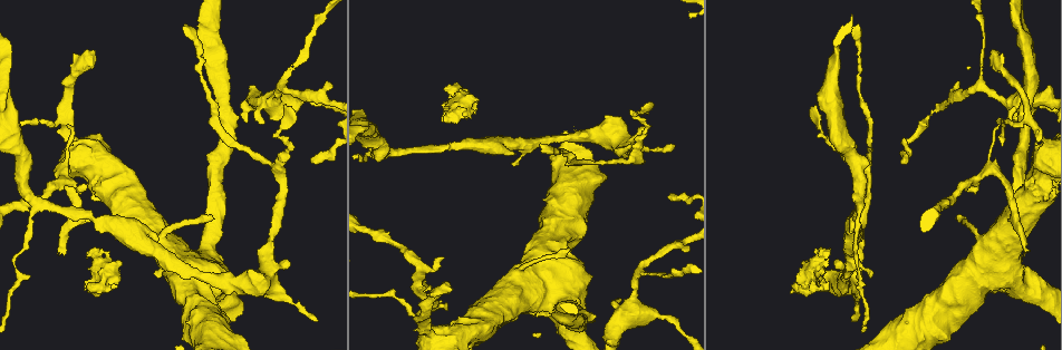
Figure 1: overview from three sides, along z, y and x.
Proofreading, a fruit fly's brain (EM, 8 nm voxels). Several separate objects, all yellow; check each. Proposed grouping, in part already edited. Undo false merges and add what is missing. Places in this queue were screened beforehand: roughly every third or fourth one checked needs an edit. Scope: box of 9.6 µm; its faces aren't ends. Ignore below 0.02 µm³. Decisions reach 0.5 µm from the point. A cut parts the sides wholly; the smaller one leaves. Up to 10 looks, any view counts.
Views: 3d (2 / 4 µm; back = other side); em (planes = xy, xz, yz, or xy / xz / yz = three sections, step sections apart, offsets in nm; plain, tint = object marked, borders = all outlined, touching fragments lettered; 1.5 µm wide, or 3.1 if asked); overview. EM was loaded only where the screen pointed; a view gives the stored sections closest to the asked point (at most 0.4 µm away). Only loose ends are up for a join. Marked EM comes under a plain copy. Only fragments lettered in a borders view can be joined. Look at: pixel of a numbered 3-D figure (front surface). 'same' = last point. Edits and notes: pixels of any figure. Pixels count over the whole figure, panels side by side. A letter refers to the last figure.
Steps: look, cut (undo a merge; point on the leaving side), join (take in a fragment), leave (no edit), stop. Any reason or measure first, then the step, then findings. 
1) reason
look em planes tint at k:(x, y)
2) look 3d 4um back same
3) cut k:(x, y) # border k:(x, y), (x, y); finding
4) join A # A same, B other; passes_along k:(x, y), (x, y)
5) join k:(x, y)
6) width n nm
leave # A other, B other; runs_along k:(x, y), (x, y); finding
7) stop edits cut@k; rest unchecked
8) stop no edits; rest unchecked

branch stops here
look em planes tint at 1:(996, 50)

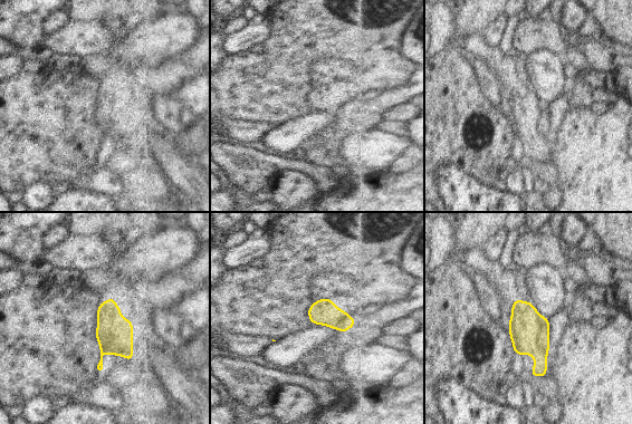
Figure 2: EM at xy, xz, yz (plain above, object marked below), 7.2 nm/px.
look em planes borders same

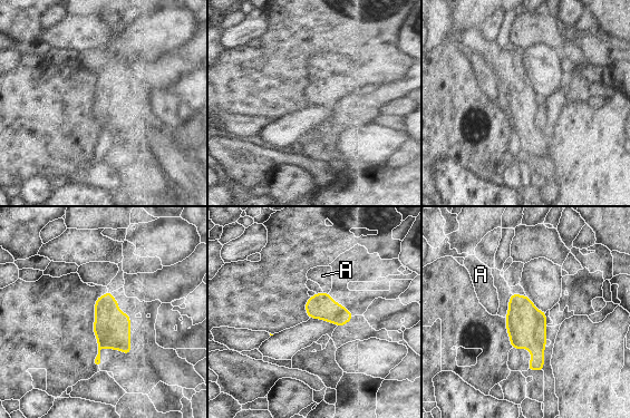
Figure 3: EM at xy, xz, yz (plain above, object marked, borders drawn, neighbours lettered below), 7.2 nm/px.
leave # A other; border 3:(322, 290), (328, 293); no lettered fragment goes on from it

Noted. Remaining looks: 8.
an open end
look 3d 2um at 1:(58, 255)

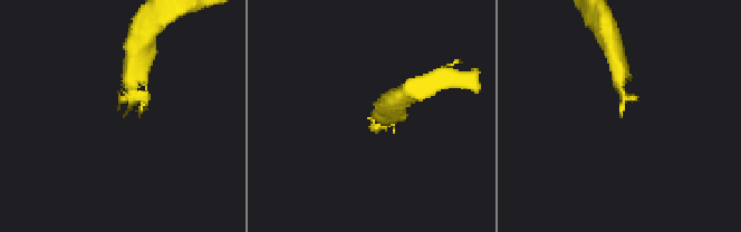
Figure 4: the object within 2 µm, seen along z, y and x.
look em planes borders at 4:(126, 115)

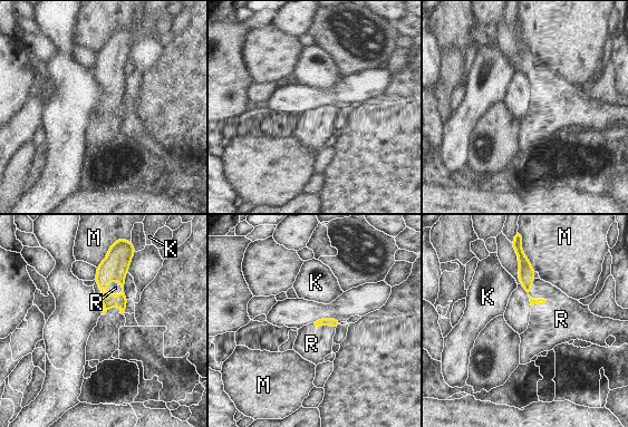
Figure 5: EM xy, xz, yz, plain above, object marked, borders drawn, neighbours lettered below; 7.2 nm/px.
longest_contact M 220 nm
join R # K other, M other, R same; passes_along 5:(115, 267), (119, 283), (115, 288); the cell continues

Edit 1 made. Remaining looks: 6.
look overview

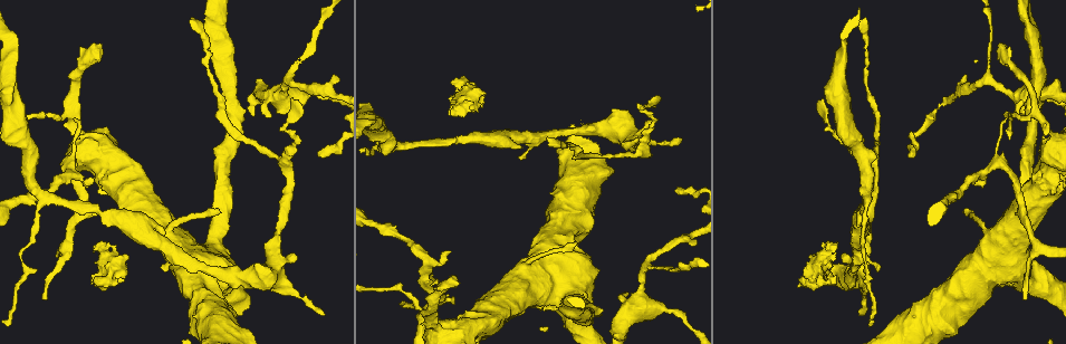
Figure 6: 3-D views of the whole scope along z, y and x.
look em xz step 8 borders at 6:(876, 269)

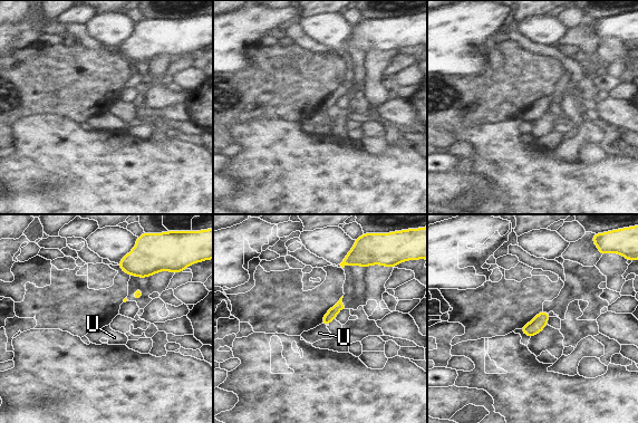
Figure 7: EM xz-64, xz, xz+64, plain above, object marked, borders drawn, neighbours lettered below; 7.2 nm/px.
cut it another way
look em planes borders same

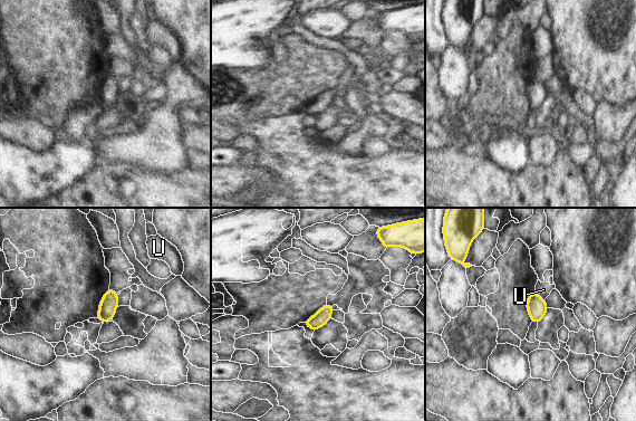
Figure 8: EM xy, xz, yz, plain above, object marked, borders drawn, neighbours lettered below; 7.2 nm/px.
leave # U other; border 8:(535, 292), (543, 299); none of them fits

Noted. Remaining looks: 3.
thin neck
look em xy step 8 borders at 6:(988, 50)

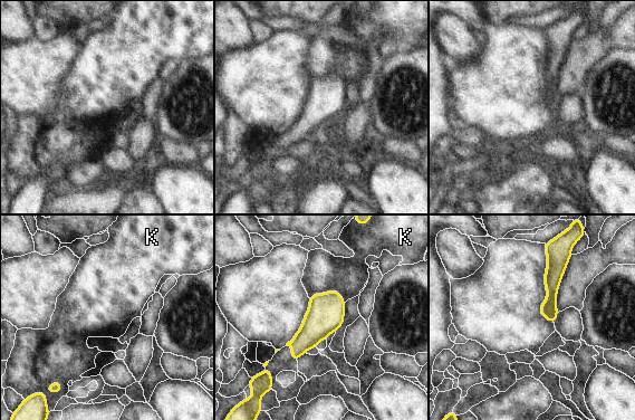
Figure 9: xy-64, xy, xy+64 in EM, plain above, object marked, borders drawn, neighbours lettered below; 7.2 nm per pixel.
another direction
look em planes borders same

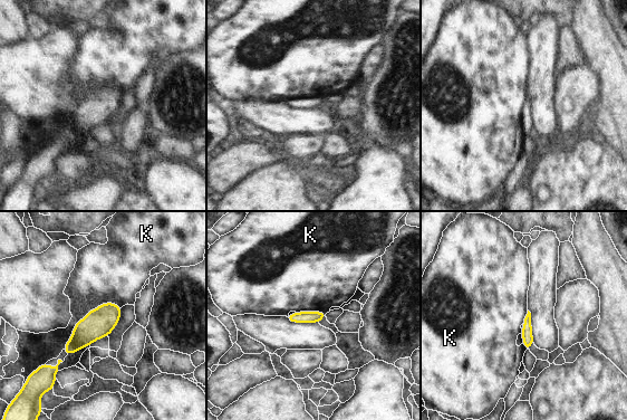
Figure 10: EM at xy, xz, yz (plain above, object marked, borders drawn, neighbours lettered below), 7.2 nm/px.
width 80 nm
leave # K other; one cell here

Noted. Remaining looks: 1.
stop edits join@5; rest unchecked

